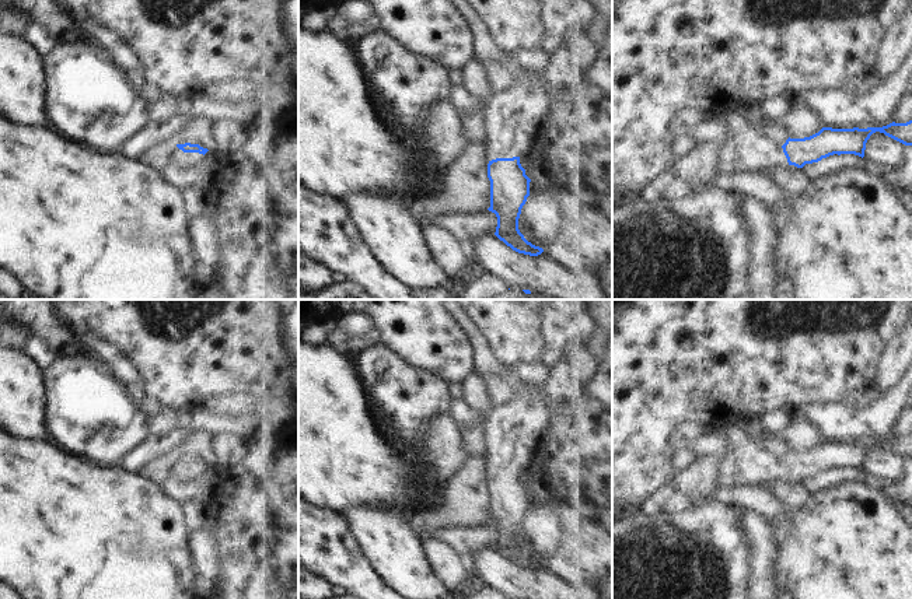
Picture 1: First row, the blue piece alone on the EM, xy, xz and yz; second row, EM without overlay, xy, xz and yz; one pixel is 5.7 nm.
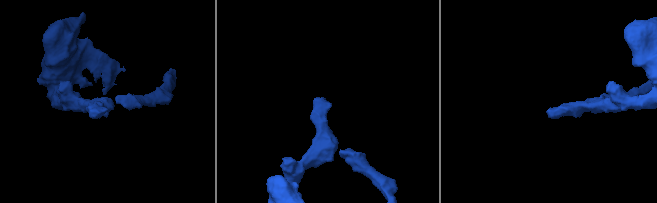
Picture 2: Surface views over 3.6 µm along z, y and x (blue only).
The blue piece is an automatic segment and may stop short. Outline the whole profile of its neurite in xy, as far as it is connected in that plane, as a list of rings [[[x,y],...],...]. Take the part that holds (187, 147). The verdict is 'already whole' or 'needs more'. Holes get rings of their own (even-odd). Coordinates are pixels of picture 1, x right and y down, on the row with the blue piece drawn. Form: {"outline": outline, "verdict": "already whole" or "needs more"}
{"outline": [[[177,144],[177,148],[172,154],[171,162],[175,165],[198,165],[202,162],[207,148],[200,147],[199,144]]], "verdict": "needs more"}

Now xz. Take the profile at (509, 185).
{"outline": [[[525,57],[523,62],[525,74],[514,76],[507,91],[493,94],[482,113],[488,133],[483,147],[490,181],[488,210],[497,217],[495,235],[500,241],[518,253],[538,256],[544,249],[528,242],[518,230],[531,182],[520,157],[535,147],[551,111],[551,99],[541,77],[541,59]]], "verdict": "needs more"}

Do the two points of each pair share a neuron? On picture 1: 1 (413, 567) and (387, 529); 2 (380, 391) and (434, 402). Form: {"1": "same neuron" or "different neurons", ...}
{"1": "same neuron", "2": "same neuron"}

